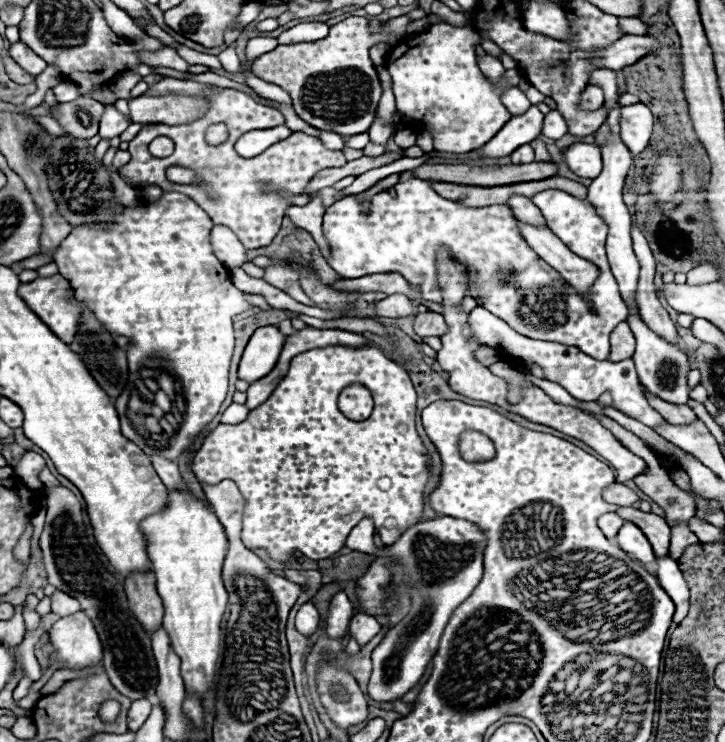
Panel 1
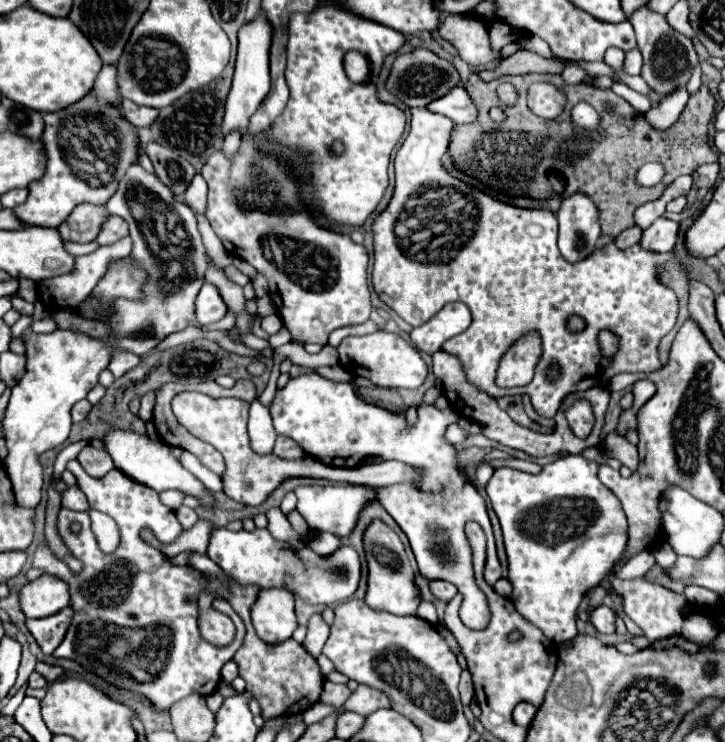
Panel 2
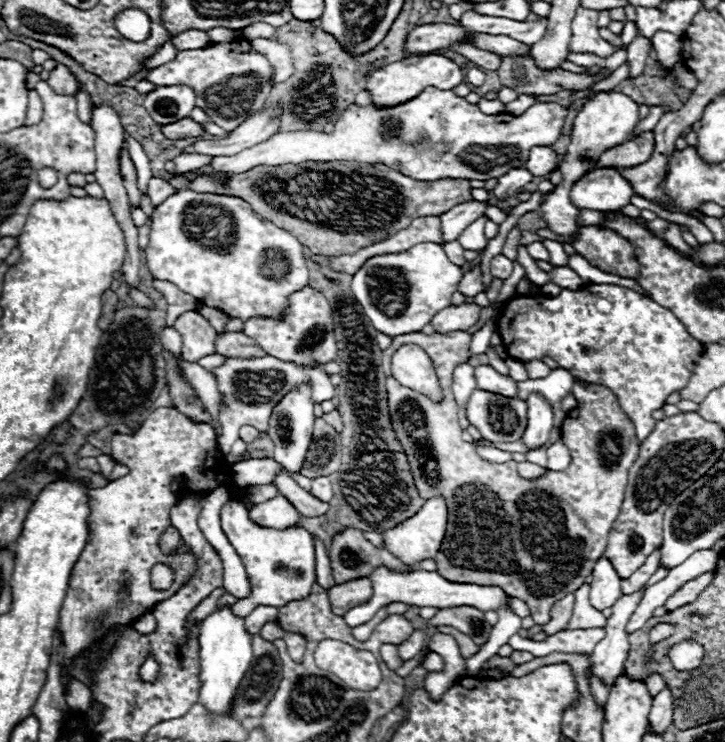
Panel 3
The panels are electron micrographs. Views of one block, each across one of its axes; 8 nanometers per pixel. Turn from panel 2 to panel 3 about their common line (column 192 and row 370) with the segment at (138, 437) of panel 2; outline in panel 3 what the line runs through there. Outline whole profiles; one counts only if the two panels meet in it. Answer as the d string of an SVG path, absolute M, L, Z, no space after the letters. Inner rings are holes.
M476 366L476 384L478 388L494 394L502 394L508 398L518 398L516 382L510 376L502 376L492 366Z

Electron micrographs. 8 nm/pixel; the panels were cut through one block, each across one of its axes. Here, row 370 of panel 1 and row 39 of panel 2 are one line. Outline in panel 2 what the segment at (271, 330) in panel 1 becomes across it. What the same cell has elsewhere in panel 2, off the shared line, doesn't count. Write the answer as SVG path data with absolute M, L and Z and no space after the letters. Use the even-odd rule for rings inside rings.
M258 16L256 20L248 22L238 32L238 56L236 56L236 70L232 78L232 90L228 92L228 104L224 108L224 138L230 132L240 132L244 136L248 132L248 118L256 112L260 102L270 90L270 70L268 70L268 56L270 56L270 38L272 28L266 18Z

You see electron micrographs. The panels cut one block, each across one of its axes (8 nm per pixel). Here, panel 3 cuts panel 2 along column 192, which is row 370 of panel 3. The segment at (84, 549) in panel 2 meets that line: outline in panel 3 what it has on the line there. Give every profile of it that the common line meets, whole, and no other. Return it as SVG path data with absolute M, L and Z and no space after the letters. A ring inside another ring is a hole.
M588 284L580 290L562 290L560 296L516 296L510 298L500 312L498 332L502 336L502 344L506 352L516 360L542 360L544 356L554 358L562 368L566 368L574 378L590 380L594 384L608 386L614 394L618 394L618 402L624 412L632 416L632 424L636 428L638 440L646 440L656 426L652 412L666 404L666 398L682 390L698 360L702 358L704 346L694 340L682 322L664 306L656 304L642 294L616 286L616 284Z

